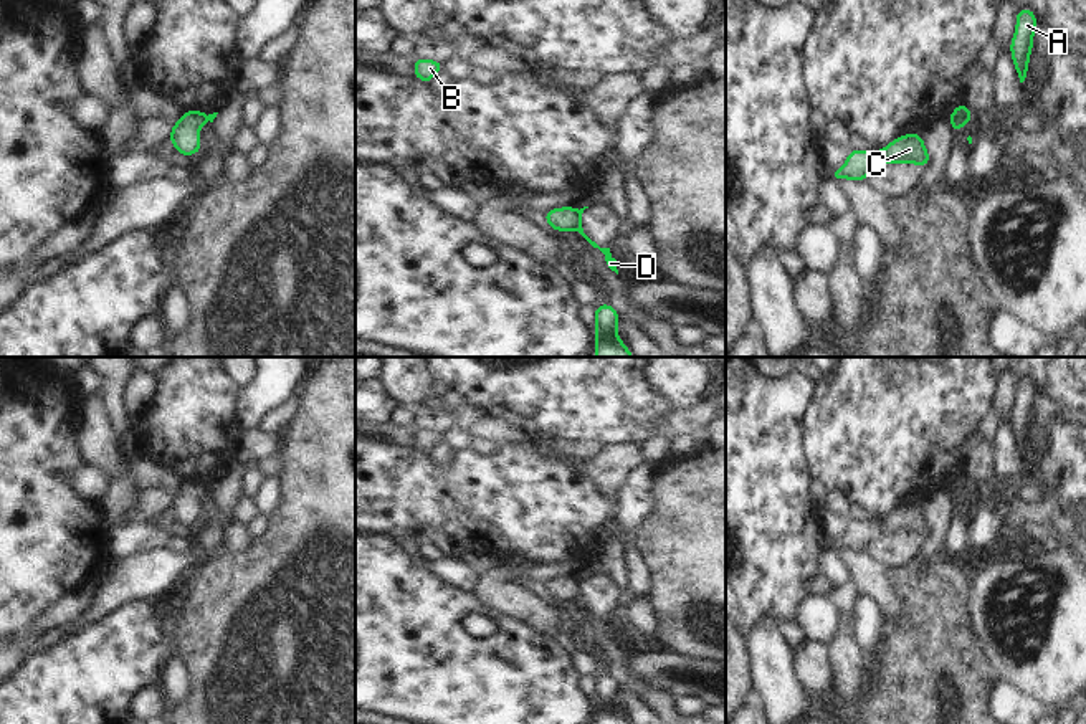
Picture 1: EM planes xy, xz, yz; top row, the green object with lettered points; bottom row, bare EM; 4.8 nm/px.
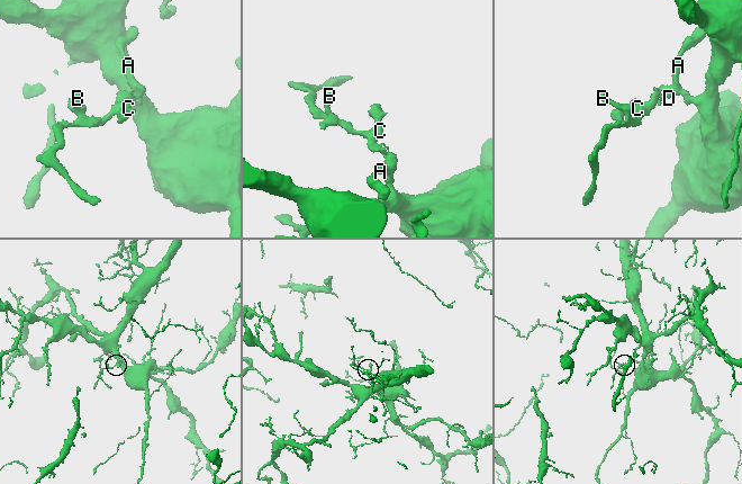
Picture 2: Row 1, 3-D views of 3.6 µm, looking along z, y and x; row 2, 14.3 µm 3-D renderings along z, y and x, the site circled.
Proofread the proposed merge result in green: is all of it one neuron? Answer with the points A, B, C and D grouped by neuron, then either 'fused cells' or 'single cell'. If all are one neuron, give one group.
A D / B C | fused cells

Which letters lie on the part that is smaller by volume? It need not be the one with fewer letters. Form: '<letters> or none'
B, C

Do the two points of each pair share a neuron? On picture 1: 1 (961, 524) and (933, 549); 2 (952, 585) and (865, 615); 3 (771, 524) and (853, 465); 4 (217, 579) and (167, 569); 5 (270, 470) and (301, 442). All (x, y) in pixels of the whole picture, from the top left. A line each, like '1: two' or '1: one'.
1: two
2: two
3: two
4: two
5: two

